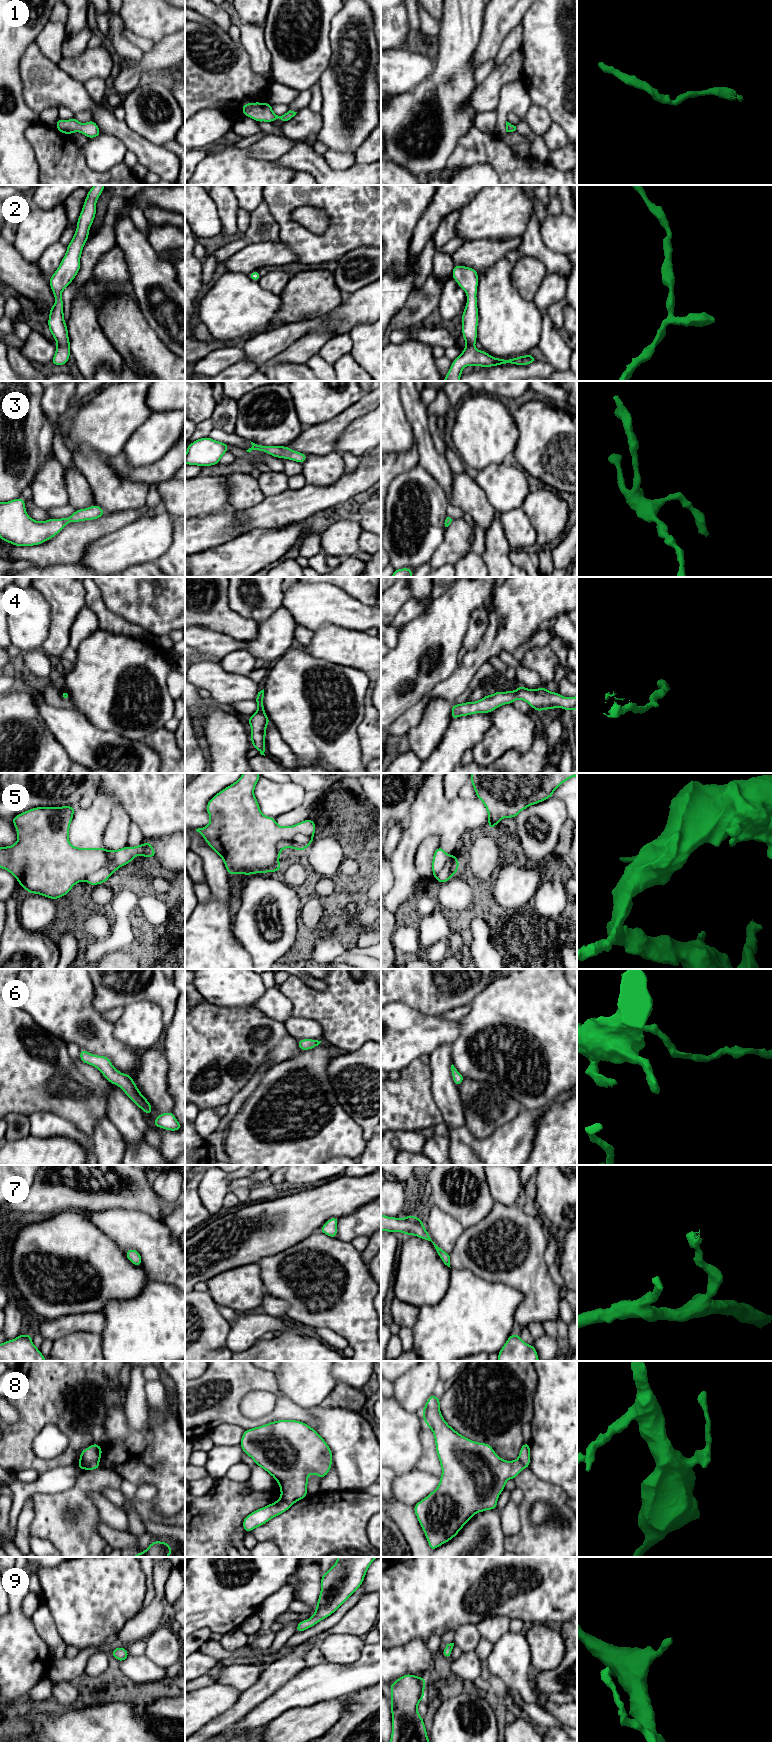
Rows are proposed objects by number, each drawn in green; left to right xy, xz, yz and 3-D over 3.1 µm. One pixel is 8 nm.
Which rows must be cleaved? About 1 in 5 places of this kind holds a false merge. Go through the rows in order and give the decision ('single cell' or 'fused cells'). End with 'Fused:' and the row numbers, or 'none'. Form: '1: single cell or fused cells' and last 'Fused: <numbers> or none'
1: single cell
2: single cell
3: single cell
4: single cell
5: fused cells
6: single cell
7: single cell
8: fused cells
9: single cell
Fused: 5, 8

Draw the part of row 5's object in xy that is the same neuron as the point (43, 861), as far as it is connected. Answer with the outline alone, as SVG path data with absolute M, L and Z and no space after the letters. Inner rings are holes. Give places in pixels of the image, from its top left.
M73 806L35 807L11 819L18 840L14 845L0 847L0 868L10 872L28 893L55 900L104 866L111 874L120 868L109 861L103 847L79 848L70 844L68 835L75 809Z

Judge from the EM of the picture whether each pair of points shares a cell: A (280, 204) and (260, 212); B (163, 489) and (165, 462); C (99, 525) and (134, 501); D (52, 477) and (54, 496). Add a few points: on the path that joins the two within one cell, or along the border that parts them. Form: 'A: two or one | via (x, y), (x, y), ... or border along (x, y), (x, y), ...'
A: two | border along (264, 200), (270, 214), (280, 229)
B: two | border along (172, 477), (157, 484)
C: two | border along (142, 506), (118, 512), (105, 512)
D: one | via (52, 482), (52, 491)

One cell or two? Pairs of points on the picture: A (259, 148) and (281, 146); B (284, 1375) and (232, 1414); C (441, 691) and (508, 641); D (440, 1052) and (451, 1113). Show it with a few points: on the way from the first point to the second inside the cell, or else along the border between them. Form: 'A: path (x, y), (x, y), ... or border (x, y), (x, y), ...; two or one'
A: path (264, 148), (276, 146); one
B: border (273, 1373), (279, 1392), (290, 1400); two
C: path (458, 677), (491, 645); one
D: path (440, 1067), (442, 1087), (447, 1098); one

